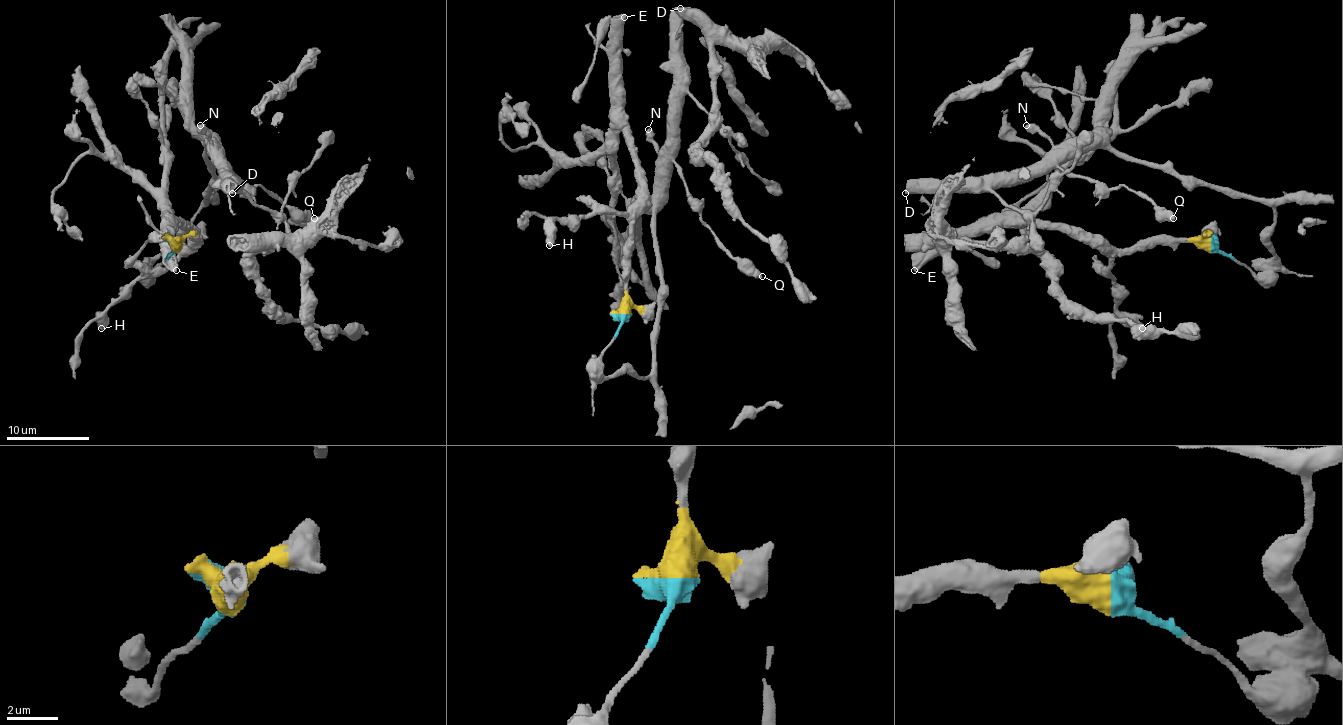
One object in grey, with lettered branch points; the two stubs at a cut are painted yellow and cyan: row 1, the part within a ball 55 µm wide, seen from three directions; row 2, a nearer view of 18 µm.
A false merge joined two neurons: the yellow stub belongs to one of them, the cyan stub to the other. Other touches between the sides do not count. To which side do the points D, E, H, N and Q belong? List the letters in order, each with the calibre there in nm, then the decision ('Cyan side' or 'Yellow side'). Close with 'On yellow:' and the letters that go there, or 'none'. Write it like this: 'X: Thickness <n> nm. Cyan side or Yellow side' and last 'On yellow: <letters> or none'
D: Thickness 600 nm. Cyan side
E: Thickness 480 nm. Yellow side
H: Thickness 600 nm. Yellow side
N: Thickness 600 nm. Cyan side
Q: Thickness 550 nm. Cyan side
On yellow: E, H

